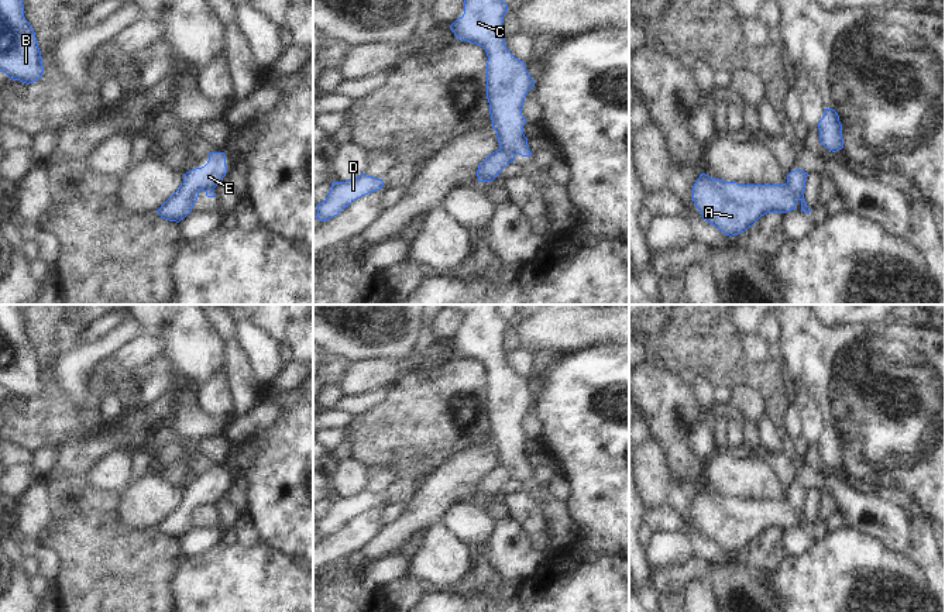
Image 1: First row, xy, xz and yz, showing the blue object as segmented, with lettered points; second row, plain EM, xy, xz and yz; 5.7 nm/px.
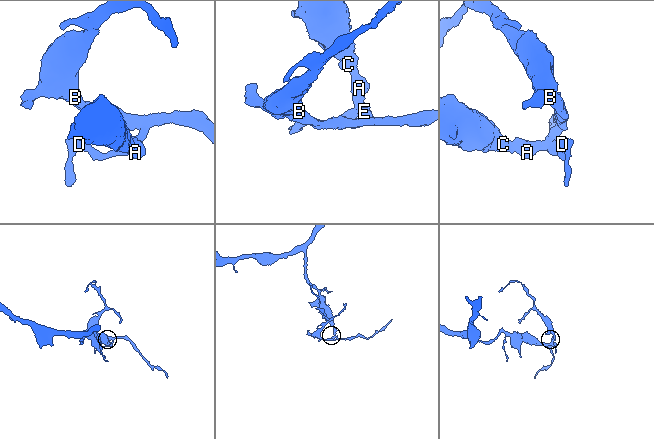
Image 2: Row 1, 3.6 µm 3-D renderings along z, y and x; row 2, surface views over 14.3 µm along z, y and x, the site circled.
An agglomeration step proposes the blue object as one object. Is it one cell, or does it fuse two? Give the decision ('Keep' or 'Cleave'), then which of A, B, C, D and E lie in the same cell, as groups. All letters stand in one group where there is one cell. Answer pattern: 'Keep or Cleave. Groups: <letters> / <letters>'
Cleave. Groups: A C / B D E

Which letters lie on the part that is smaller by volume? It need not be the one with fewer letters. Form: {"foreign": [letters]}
{"foreign": ["B", "D", "E"]}

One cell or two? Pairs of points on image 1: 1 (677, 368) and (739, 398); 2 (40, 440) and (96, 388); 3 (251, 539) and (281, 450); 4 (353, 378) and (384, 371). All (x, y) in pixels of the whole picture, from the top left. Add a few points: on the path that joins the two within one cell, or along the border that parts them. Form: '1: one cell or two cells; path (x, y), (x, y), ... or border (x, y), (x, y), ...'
1: two cells; border (744, 382), (728, 388)
2: one cell; path (59, 442), (69, 437), (88, 419), (89, 408)
3: two cells; border (246, 513), (261, 542)
4: one cell; path (360, 378), (377, 372)

